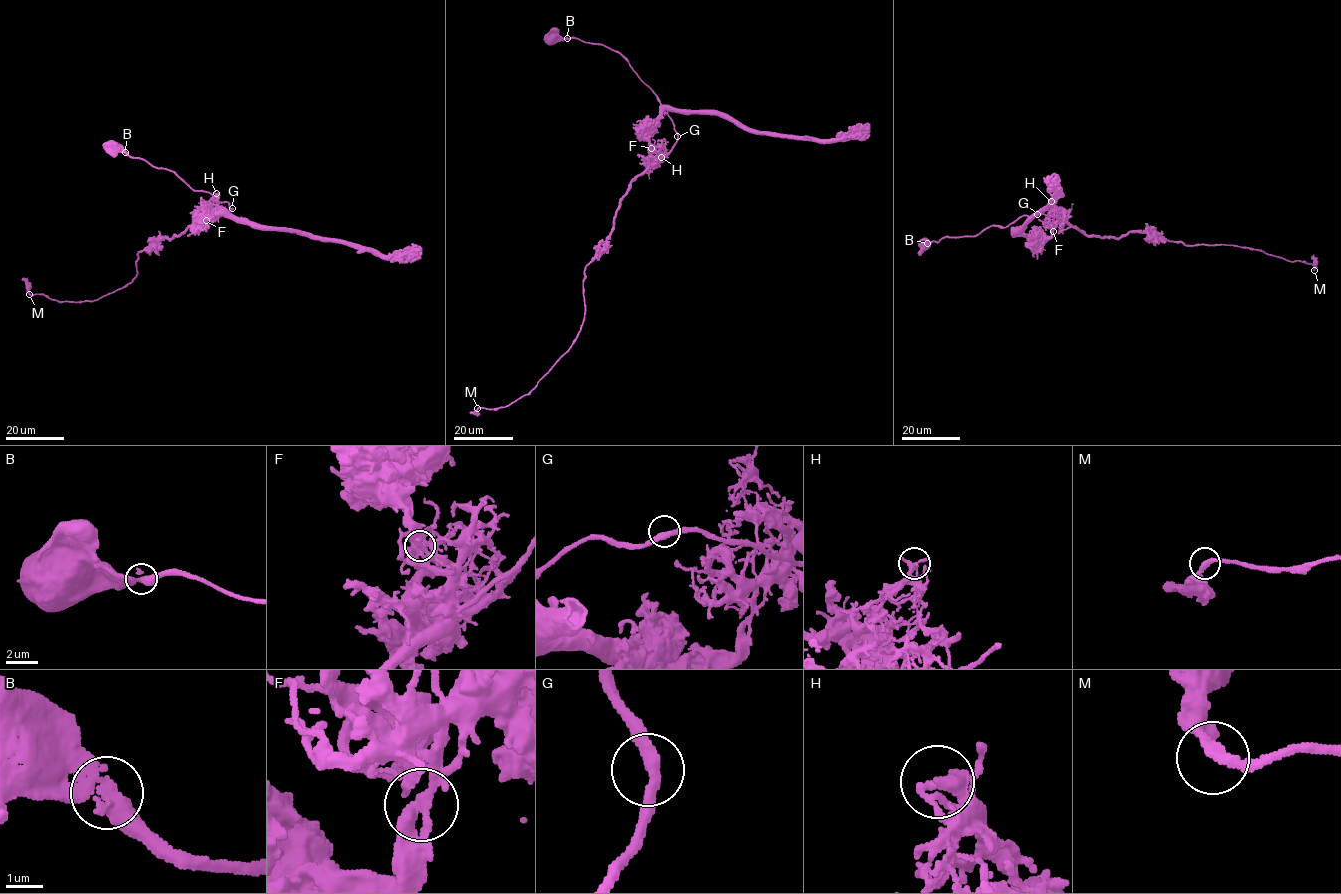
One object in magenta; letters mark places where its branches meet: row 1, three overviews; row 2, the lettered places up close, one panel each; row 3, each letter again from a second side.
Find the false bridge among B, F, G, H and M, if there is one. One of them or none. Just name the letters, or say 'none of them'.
F

